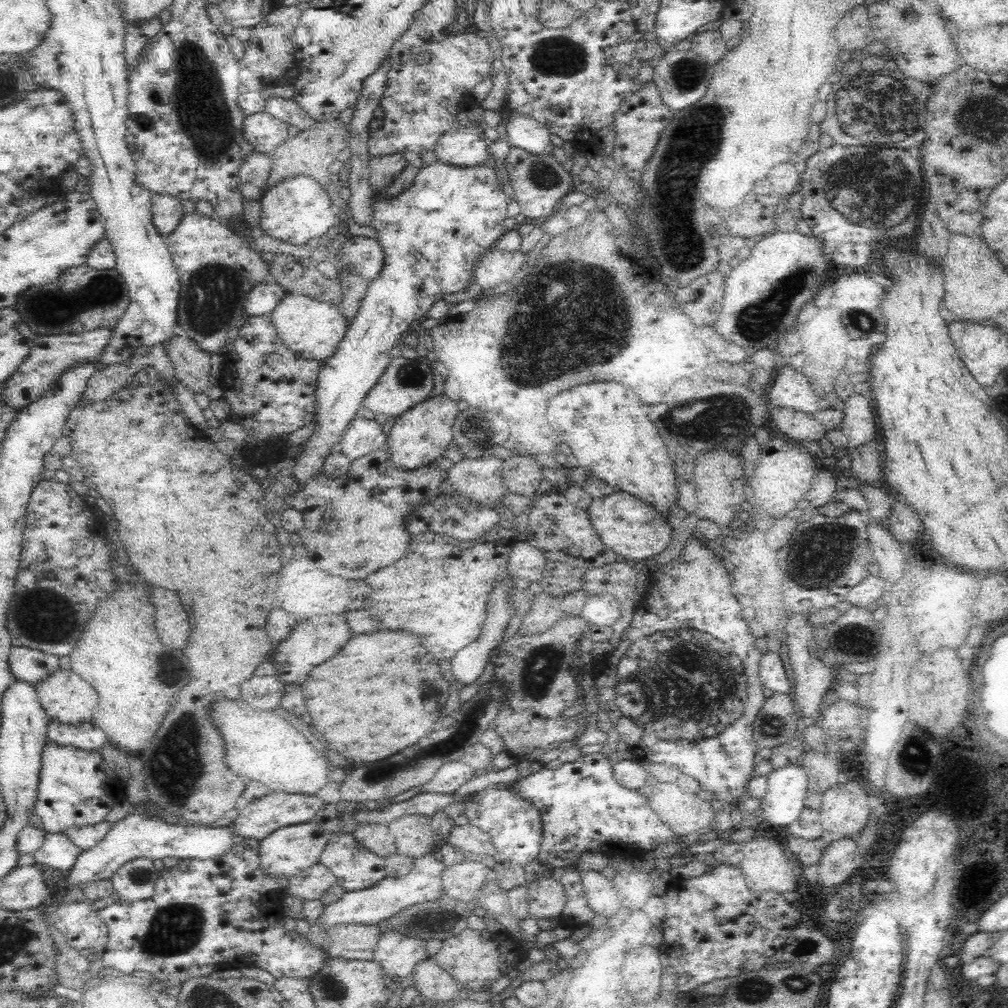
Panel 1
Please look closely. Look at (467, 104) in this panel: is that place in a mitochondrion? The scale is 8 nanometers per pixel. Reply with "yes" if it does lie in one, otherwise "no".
no

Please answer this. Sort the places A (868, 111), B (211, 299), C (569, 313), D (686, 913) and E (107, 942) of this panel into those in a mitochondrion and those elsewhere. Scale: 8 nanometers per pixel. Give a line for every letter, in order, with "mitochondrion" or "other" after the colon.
A: mitochondrion
B: mitochondrion
C: mitochondrion
D: other
E: other

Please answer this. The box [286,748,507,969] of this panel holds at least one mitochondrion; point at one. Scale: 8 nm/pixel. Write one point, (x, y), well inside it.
(434, 922)

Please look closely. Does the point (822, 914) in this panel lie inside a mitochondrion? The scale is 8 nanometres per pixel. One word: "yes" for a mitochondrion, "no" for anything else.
no

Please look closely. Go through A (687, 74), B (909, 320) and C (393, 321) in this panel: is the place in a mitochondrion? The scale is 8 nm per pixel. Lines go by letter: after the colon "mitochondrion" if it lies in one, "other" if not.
A: mitochondrion
B: other
C: other

